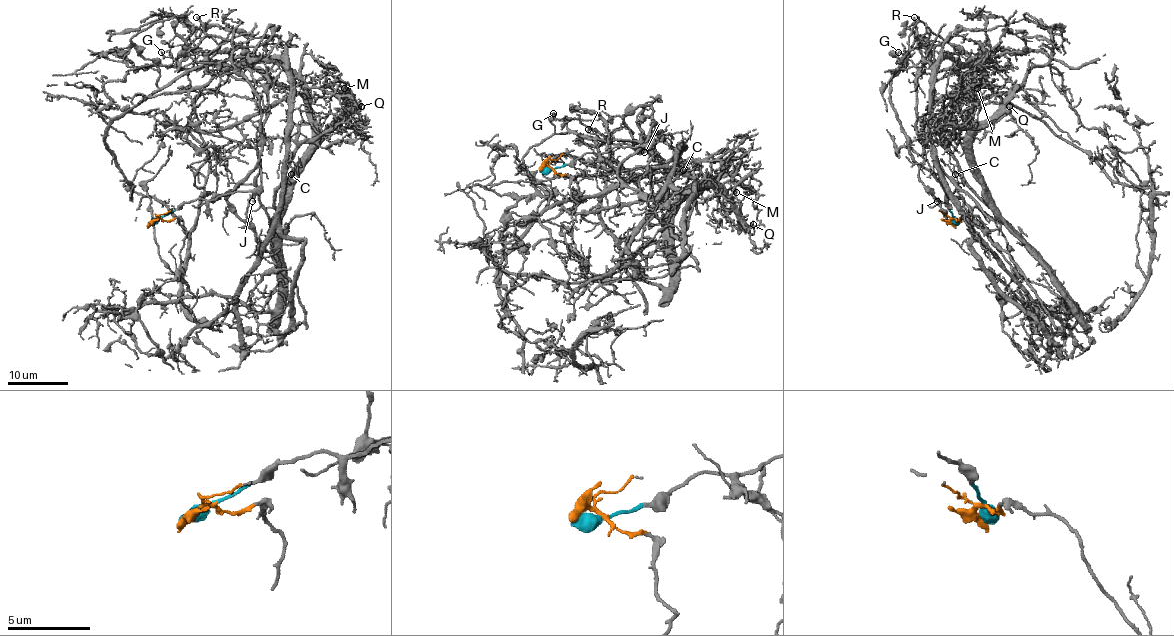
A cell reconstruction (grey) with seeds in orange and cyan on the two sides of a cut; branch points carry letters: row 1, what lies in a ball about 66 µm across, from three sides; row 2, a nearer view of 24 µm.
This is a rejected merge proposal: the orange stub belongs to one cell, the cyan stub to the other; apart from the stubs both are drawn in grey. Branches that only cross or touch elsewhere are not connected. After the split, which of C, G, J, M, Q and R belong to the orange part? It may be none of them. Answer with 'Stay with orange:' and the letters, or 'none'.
Stay with orange: C, M, Q

